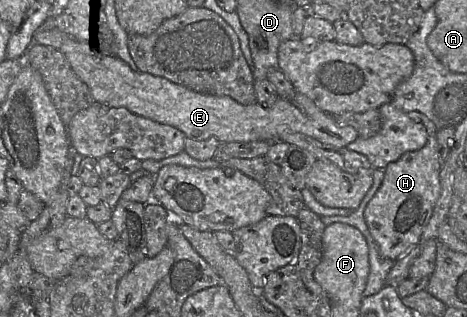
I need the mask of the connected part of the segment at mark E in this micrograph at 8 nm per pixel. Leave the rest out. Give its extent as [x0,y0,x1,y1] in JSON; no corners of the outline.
[59,38,358,148]

